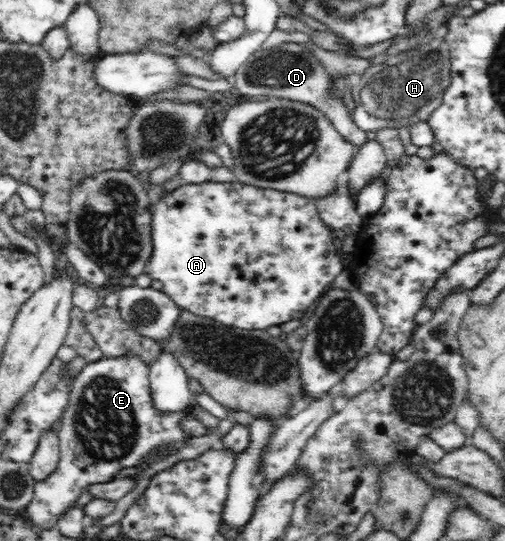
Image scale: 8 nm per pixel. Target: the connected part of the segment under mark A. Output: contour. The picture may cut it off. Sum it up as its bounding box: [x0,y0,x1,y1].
[145,182,344,330]

